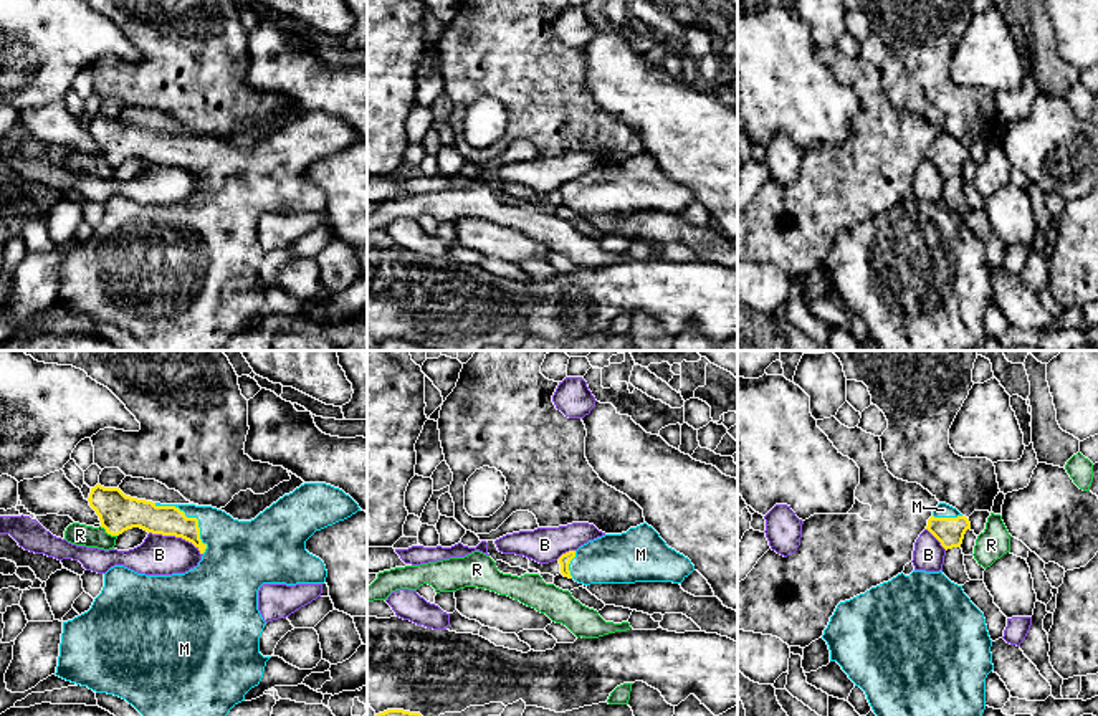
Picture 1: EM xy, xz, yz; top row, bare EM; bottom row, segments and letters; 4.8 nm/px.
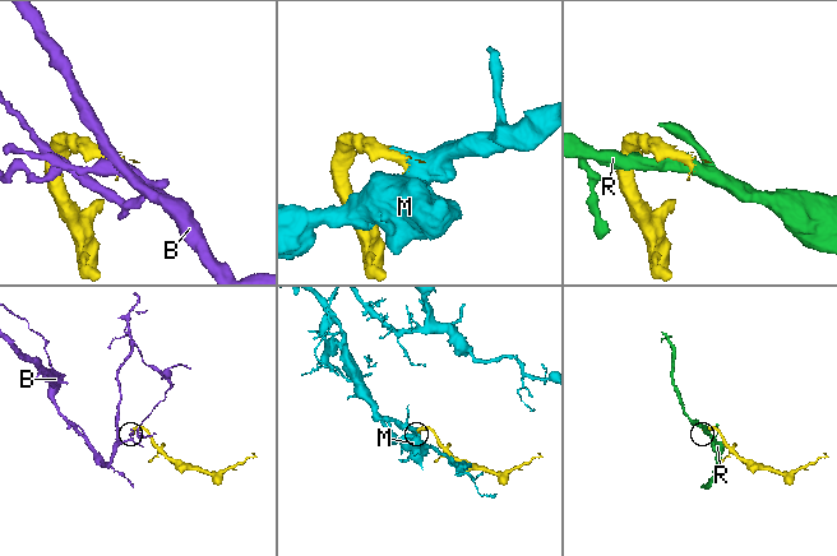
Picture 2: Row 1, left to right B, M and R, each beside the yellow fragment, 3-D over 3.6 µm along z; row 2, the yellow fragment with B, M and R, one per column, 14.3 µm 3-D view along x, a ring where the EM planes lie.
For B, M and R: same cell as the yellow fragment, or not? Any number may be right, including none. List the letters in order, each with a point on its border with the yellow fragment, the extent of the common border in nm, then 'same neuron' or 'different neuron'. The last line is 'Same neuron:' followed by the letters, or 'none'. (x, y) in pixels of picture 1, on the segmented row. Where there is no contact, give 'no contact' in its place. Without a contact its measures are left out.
B: contact xy (176, 536); length 280 nm; different neuron
M: contact xy (192, 518); length 340 nm; same neuron
R: contact xy (108, 533); length 100 nm; different neuron
Same neuron: M

